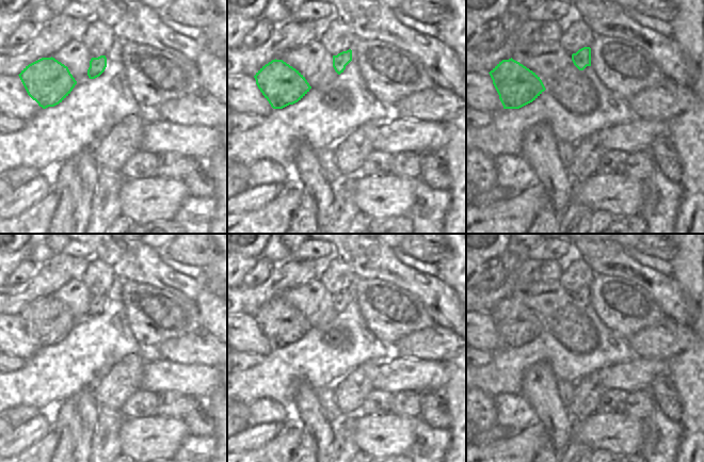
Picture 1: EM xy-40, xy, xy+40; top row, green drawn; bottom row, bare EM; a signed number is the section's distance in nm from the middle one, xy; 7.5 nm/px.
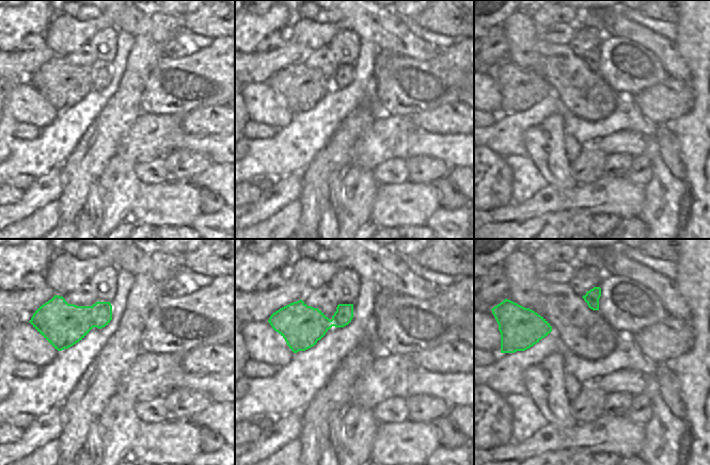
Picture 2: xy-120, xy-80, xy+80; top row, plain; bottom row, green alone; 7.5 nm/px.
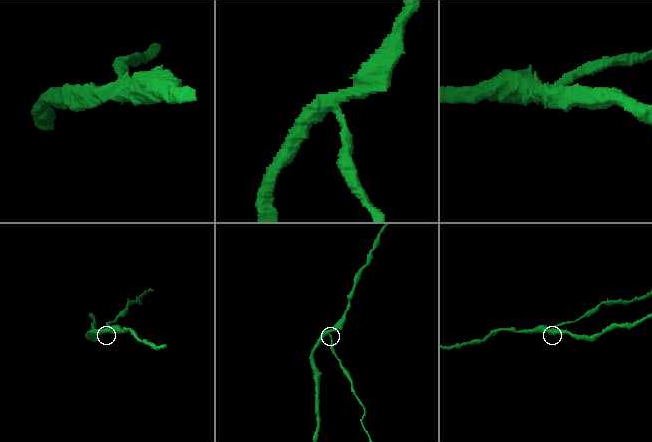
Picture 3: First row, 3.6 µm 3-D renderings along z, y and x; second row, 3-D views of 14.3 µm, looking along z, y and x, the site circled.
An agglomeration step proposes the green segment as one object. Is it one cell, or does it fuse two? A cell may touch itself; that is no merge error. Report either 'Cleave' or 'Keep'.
Cleave

